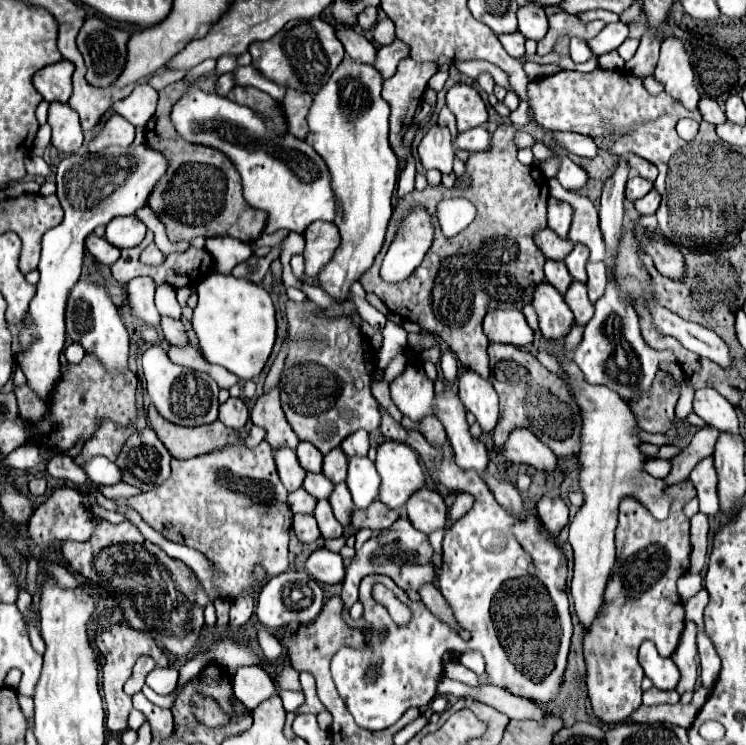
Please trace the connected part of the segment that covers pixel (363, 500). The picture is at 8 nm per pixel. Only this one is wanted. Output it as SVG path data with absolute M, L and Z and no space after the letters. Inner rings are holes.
M366 456L348 458L346 484L356 508L368 508L368 504L376 500L380 488L380 476L374 468L374 462Z

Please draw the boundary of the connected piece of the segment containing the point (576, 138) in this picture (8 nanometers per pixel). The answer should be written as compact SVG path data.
M550 132L550 136L554 140L558 140L566 150L584 156L584 158L596 158L598 150L594 140L588 140L588 136L580 136L580 134L568 134L568 132Z

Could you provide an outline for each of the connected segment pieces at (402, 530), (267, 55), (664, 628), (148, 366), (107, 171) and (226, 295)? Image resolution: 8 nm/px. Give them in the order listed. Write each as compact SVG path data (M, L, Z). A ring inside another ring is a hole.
M400 516L388 530L378 532L378 536L372 538L372 530L358 530L356 532L356 556L352 558L352 564L346 568L346 578L342 582L342 600L344 606L350 608L358 600L358 586L360 580L368 574L386 574L390 576L402 590L418 590L424 582L434 580L434 568L432 568L432 546L428 544L426 534L416 530L408 516Z
M310 18L310 20L292 20L270 40L254 42L250 46L250 54L252 54L252 64L266 78L286 88L296 88L314 94L328 82L332 72L342 62L344 46L336 38L332 24L328 24L322 18Z
M686 480L686 482L680 482L680 484L670 486L666 492L674 498L674 504L672 504L672 508L670 508L670 518L664 520L664 522L654 520L652 514L648 514L648 510L646 510L642 504L638 504L634 498L624 498L624 500L620 502L620 520L618 520L618 528L616 528L616 566L614 566L614 572L612 572L612 576L610 576L610 580L608 580L608 588L606 588L606 594L604 594L604 606L600 608L600 614L598 614L598 618L594 620L594 624L590 626L590 630L584 634L584 660L586 660L586 672L588 672L588 676L586 676L588 698L590 698L590 702L592 702L594 714L596 714L602 722L606 722L606 724L626 722L628 716L630 716L630 714L640 706L640 702L642 702L643 691L640 690L640 684L642 684L644 678L644 671L638 666L638 646L640 646L644 640L652 640L654 644L672 644L672 652L674 652L676 646L678 646L680 634L682 634L682 630L684 630L684 604L682 604L682 600L680 600L680 596L678 596L678 592L676 592L676 582L678 582L678 578L684 576L684 574L688 572L688 568L690 568L692 544L690 544L690 518L684 516L682 508L684 508L684 504L686 504L690 498L696 496L696 490L692 488L690 480Z
M152 346L142 354L142 374L150 402L168 422L178 426L202 426L218 420L218 384L210 374L174 364L160 346Z
M146 144L128 148L108 146L96 154L72 154L58 164L56 196L62 204L64 220L42 236L42 258L38 264L40 282L36 284L38 292L32 298L28 310L34 326L26 326L20 332L20 350L16 354L16 360L22 366L30 388L42 400L48 400L54 384L60 378L58 356L66 342L64 308L70 288L80 278L84 238L96 226L106 226L116 216L130 216L136 210L148 206L148 196L154 190L156 182L166 174L166 170L168 158L162 152L148 148Z
M208 274L196 290L198 306L194 308L192 326L204 358L210 364L224 366L240 380L258 376L276 340L276 312L270 294L244 278L224 274Z

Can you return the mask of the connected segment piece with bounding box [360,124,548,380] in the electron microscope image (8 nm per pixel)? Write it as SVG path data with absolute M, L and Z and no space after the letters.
M500 124L498 126L498 130L492 134L492 144L490 144L490 150L484 150L484 152L476 152L476 154L472 154L470 158L468 158L468 162L466 162L466 174L468 174L468 178L470 178L470 184L468 184L468 188L460 188L460 186L454 186L452 190L450 188L444 188L442 184L438 184L438 186L426 186L422 192L420 190L412 190L410 194L406 194L404 198L400 198L398 202L396 202L396 206L394 206L394 216L402 216L402 214L406 214L408 212L408 206L426 206L428 208L428 212L432 214L432 218L436 218L436 206L438 206L438 202L442 200L442 198L454 198L454 196L464 196L464 198L468 198L474 206L476 206L476 218L474 218L474 222L464 230L464 232L460 232L458 236L452 236L452 238L446 238L444 234L442 234L442 230L440 230L440 224L438 224L438 218L434 220L434 228L436 228L436 236L434 236L434 242L432 242L432 246L430 246L430 250L426 252L426 256L424 256L424 260L422 260L422 264L420 264L420 268L416 268L416 272L412 272L412 276L408 276L408 280L402 280L402 282L396 282L396 284L390 284L390 282L384 282L382 278L380 278L380 274L378 274L378 270L380 270L380 262L382 262L382 256L384 256L384 252L380 252L376 258L374 258L374 264L362 274L362 278L360 278L360 284L362 284L362 288L366 290L366 292L372 292L372 294L376 294L388 308L390 308L390 312L394 312L394 314L402 314L402 318L406 318L406 320L410 320L410 322L416 322L418 326L422 326L422 330L426 330L426 332L430 332L430 334L436 334L436 336L440 336L448 346L450 346L450 350L456 354L456 358L462 362L462 366L466 366L466 368L470 368L470 370L474 370L474 372L478 372L482 378L490 378L490 366L488 366L488 354L486 354L486 348L488 348L488 338L484 336L484 332L482 332L482 318L484 318L484 314L490 310L490 308L504 308L504 306L512 306L512 308L518 308L518 310L522 310L526 304L530 304L530 300L532 300L532 292L534 292L534 286L536 284L540 284L542 280L544 280L544 272L542 272L542 266L544 266L544 254L536 248L536 244L534 244L534 240L532 240L532 236L534 236L534 232L536 230L542 230L542 228L546 228L546 200L548 200L548 180L546 180L546 176L536 168L536 166L524 166L522 162L518 162L518 158L516 158L516 144L514 144L514 132L516 132L516 128L514 126L504 126L504 124Z

